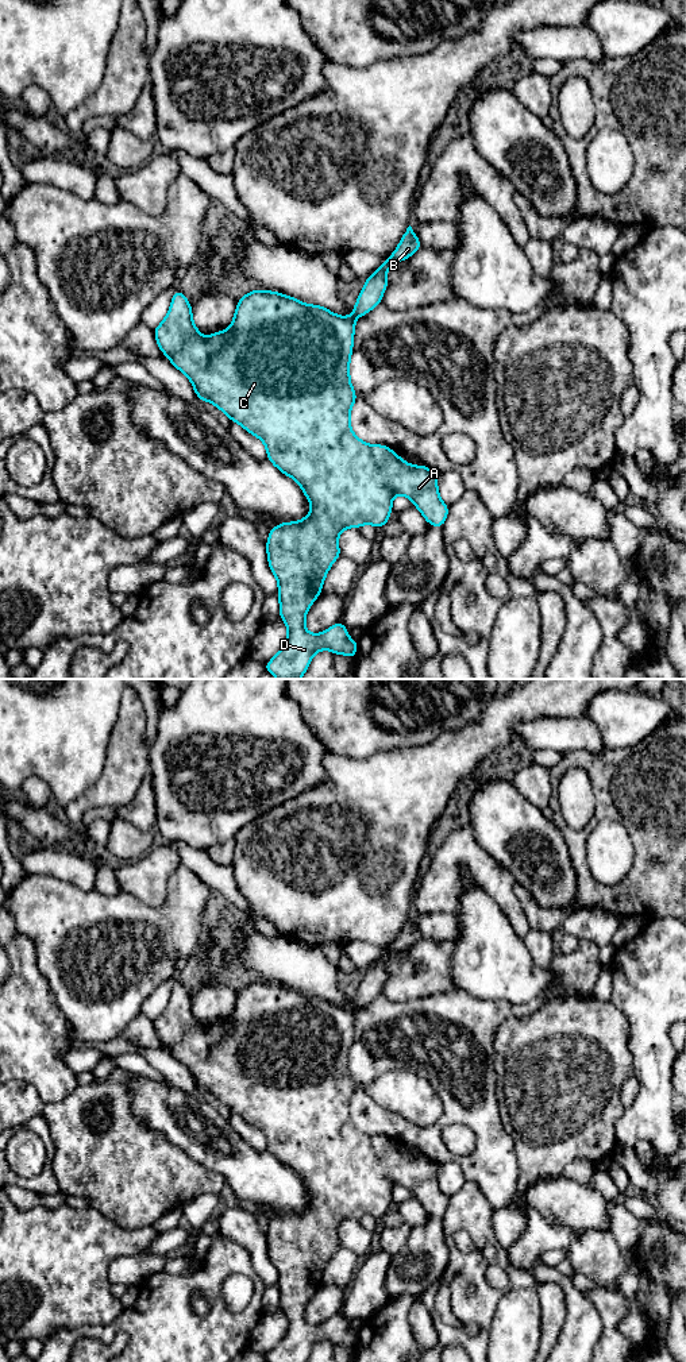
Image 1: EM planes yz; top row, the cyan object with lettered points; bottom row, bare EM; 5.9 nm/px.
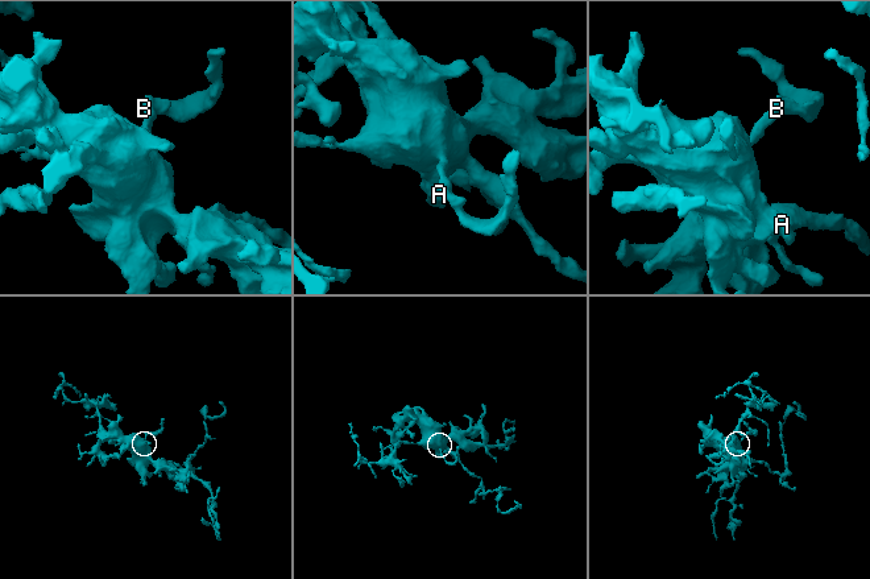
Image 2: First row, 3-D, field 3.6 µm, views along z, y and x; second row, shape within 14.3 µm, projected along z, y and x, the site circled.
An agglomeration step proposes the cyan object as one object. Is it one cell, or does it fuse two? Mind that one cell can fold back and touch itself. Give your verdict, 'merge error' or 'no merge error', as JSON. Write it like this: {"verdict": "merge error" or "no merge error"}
{"verdict": "no merge error"}

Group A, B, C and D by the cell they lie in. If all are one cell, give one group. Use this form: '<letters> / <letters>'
A B C D

